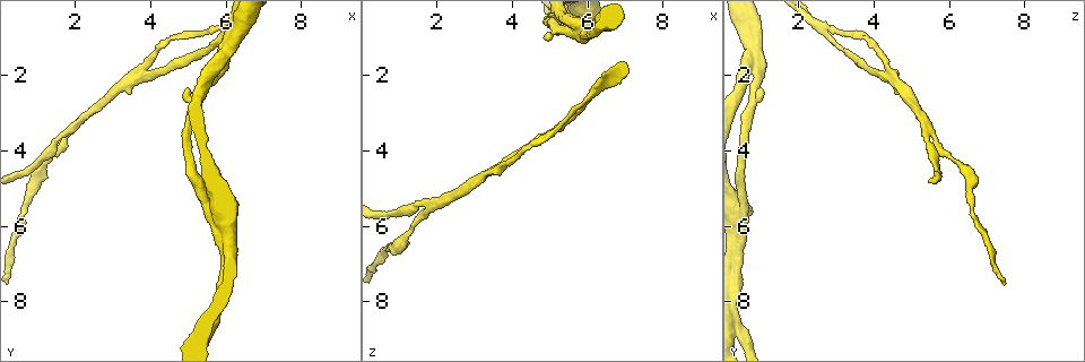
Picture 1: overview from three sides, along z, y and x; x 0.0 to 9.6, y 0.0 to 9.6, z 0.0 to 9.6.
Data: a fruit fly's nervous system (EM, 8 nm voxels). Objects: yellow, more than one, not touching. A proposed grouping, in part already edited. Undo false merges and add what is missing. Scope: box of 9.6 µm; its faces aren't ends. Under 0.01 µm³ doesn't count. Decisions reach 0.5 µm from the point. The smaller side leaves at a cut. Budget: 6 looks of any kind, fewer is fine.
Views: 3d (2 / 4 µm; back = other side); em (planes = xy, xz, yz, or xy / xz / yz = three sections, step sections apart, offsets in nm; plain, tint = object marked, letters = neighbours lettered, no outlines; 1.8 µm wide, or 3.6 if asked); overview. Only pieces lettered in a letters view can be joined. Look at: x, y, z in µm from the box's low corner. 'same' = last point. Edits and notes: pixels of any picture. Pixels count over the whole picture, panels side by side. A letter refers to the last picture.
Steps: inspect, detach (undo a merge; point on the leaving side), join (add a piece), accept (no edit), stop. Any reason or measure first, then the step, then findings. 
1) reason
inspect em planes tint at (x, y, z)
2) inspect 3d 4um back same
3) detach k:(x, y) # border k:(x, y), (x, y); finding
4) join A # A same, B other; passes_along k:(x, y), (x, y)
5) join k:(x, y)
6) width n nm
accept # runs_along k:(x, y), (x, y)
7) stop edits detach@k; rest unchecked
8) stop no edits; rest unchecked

two arms at a narrow angle
inspect em xz step 16 tint at (3.60, 2.15, 4.45)

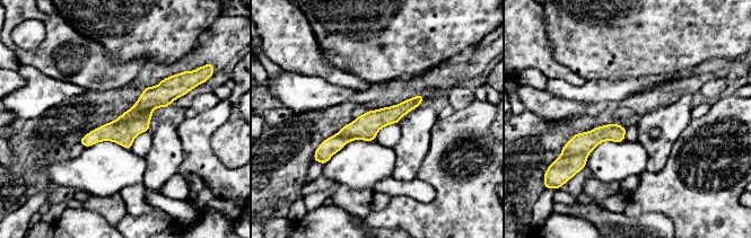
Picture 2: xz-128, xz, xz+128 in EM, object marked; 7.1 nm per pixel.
inspect em planes letters same

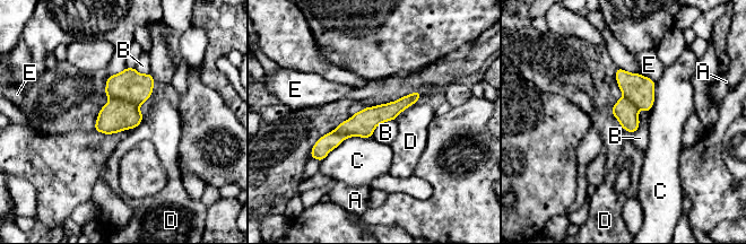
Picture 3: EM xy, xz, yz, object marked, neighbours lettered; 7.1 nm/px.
width 180 nm
accept # A other, B other, C other, D other, E other; border 3:(649, 111), (639, 111), (632, 134); all the same cell

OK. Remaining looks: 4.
inspect 3d 4um at (5.45, 2.25, 0.75)

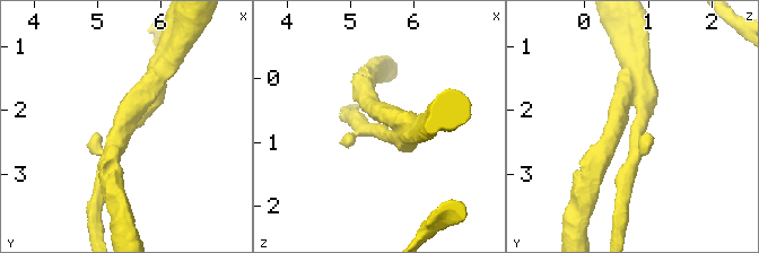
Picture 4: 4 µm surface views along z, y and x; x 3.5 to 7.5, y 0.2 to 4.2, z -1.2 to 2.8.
arms 4
inspect em 3.6um xz step 4 tint at (5.50, 2.30, 0.75)

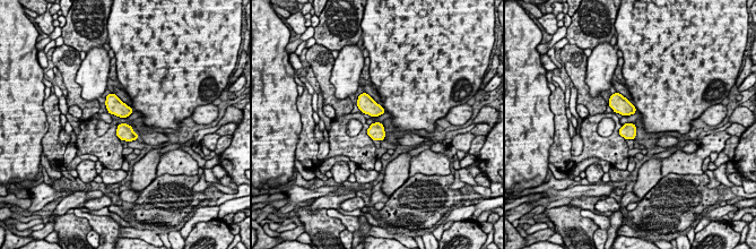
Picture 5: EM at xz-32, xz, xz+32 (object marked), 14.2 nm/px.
another direction
inspect em 3.6um planes letters same

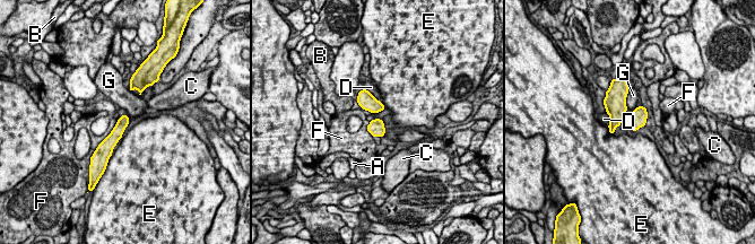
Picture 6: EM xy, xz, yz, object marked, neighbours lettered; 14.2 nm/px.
accept # A other, B other, C other, D other, E other, F other, G other; border 6:(116, 122), (111, 132), (96, 148); continuous, no second cell

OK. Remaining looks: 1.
stop no edits; rest unchecked

